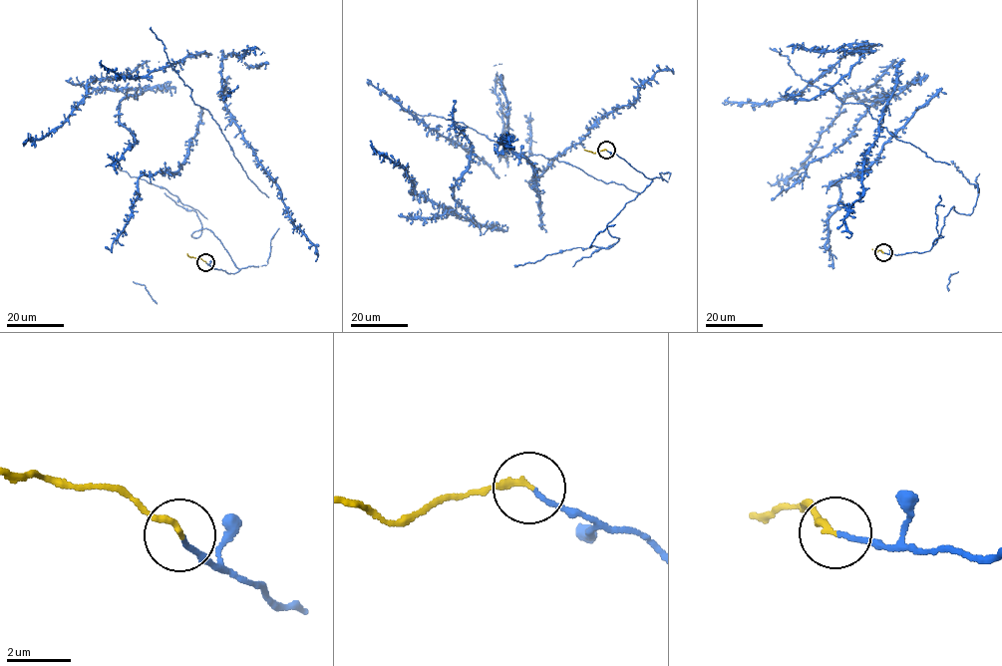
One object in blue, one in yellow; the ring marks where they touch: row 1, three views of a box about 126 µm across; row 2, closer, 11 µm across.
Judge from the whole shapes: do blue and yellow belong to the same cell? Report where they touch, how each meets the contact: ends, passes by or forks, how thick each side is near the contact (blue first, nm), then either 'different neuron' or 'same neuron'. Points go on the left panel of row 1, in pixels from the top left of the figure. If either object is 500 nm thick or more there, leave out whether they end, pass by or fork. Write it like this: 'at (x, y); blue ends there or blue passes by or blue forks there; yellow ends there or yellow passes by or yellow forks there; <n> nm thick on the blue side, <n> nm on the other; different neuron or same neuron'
at (205, 262); blue ends there; yellow ends there; 130 nm thick on the blue side, 200 nm on the other; same neuron

